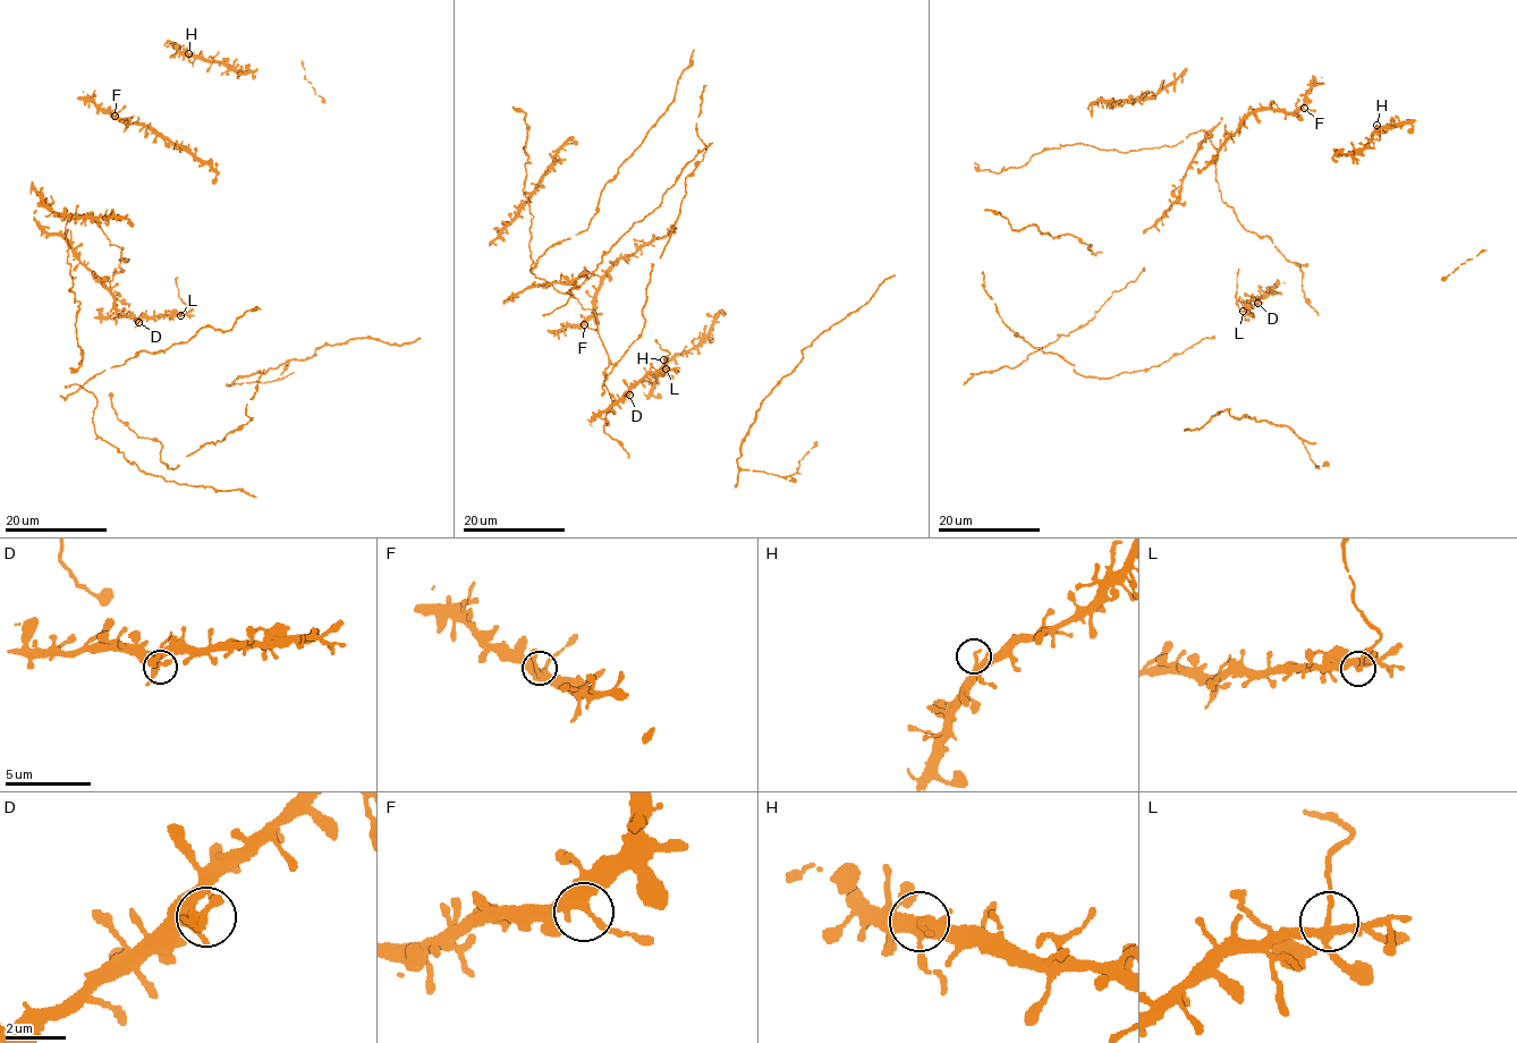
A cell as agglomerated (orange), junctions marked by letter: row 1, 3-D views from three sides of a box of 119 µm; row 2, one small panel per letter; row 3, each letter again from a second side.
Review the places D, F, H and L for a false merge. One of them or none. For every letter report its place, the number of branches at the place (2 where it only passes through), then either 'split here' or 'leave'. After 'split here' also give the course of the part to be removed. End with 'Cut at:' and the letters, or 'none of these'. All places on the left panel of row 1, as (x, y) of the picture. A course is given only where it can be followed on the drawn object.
D: place (138, 322); branches 3; leave
F: place (115, 116); branches 4; leave
H: place (188, 53); branches 3; leave
L: place (180, 315); branches 4; split here; course (180, 315), (186, 304), (178, 296), (177, 277)
Cut at: L

